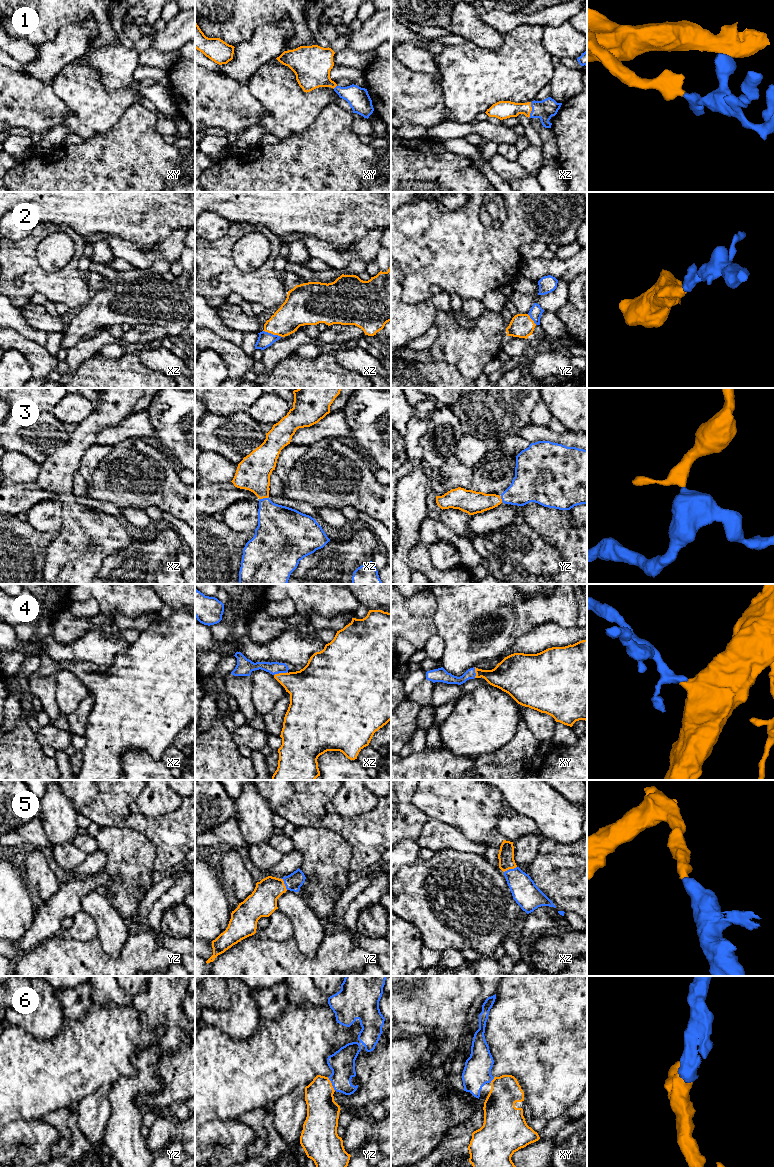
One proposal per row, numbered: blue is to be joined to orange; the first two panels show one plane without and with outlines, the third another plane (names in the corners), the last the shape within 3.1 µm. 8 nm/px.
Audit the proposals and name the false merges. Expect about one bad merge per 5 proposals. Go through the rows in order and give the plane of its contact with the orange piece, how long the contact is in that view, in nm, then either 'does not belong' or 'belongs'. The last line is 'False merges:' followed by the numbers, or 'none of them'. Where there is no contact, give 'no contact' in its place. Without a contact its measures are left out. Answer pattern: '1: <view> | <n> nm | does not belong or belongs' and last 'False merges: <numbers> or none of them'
1: xz | 130 nm | belongs
2: xz | 160 nm | belongs
3: xz | 70 nm | belongs
4: xz | 120 nm | belongs
5: xz | 120 nm | belongs
6: yz | 80 nm | belongs
False merges: none of them

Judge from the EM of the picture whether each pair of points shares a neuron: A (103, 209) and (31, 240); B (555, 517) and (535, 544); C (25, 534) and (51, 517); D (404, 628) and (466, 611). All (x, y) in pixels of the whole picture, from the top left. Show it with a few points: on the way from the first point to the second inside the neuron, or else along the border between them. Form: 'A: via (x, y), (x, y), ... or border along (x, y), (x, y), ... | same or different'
A: border along (44, 221), (67, 224), (83, 236) | different
B: border along (526, 522), (545, 541), (557, 549) | different
C: border along (26, 521), (39, 531), (57, 530) | different
D: border along (434, 597), (436, 602), (434, 624), (437, 633) | different

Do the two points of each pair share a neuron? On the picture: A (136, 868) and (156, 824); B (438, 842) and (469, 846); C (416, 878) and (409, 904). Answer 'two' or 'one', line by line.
A: two
B: one
C: one

